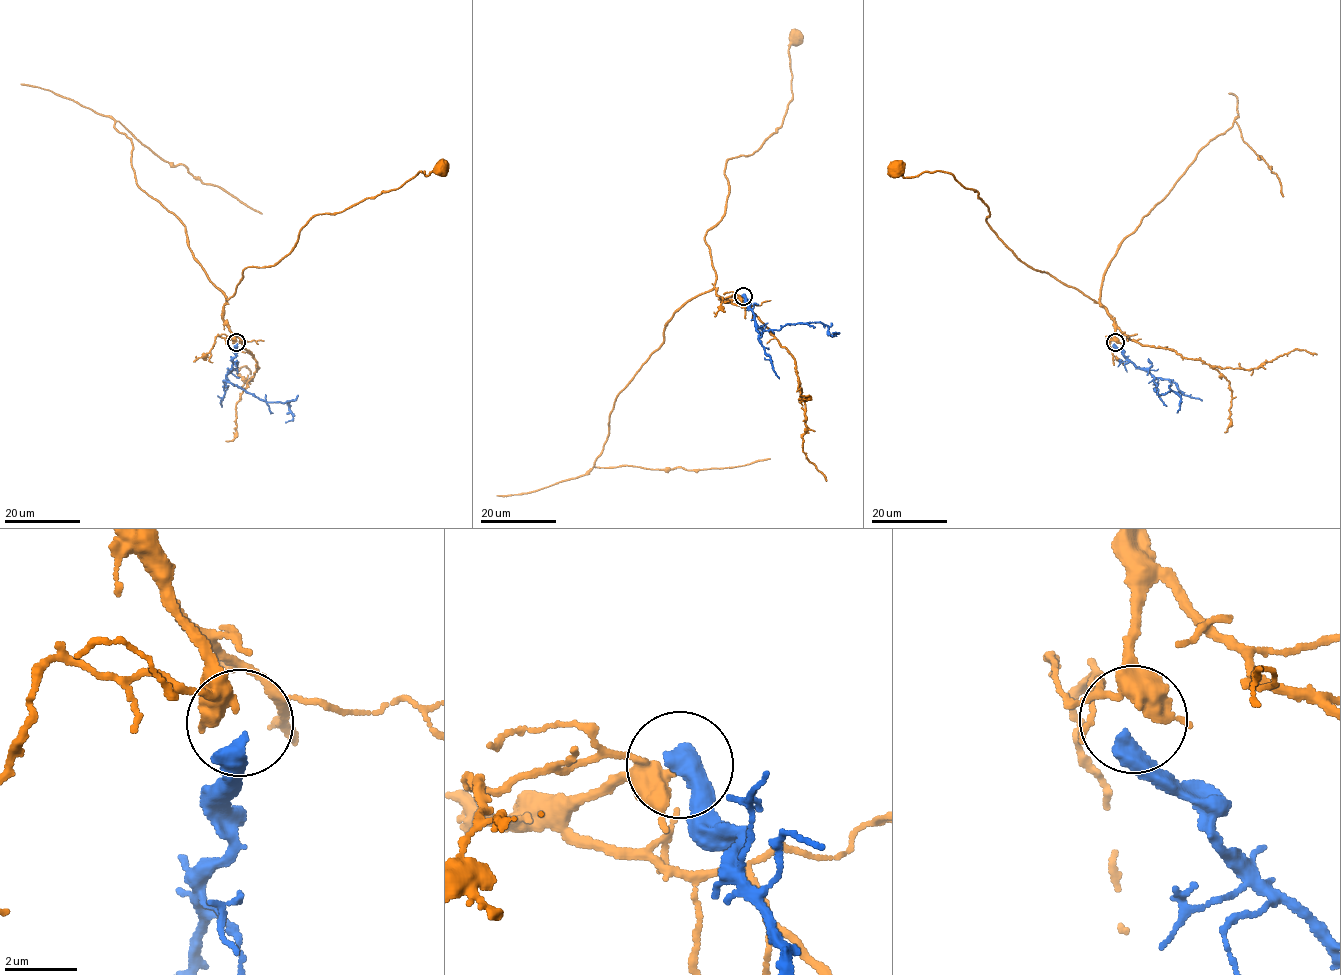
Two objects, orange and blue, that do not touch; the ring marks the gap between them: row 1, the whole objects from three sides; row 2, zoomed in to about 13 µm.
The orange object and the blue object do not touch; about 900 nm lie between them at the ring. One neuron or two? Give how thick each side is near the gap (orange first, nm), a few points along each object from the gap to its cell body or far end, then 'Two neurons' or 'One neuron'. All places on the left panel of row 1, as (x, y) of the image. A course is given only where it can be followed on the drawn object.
Thickness 360 nm (orange) against 440 nm. Course of orange: (237, 341), (223, 315), (244, 269), (288, 255), (317, 215), (344, 211), (418, 172), (439, 169). Course of blue: (237, 343), (226, 374), (228, 380), (267, 402), (291, 401), (288, 405), (292, 419), (285, 422). One neuron

